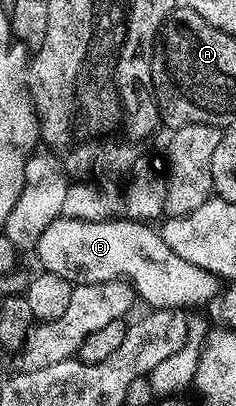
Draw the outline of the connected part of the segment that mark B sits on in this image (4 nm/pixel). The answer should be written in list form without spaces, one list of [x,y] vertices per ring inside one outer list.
[[[58,218],[48,228],[44,228],[44,236],[40,236],[36,247],[36,255],[42,261],[42,270],[56,272],[56,276],[64,276],[64,280],[74,283],[75,286],[84,284],[104,284],[129,280],[139,299],[147,302],[147,307],[155,310],[177,310],[186,306],[205,307],[220,293],[220,278],[212,271],[206,271],[180,256],[162,239],[157,229],[150,227],[142,220],[129,220],[130,222],[89,222],[75,218]]]

